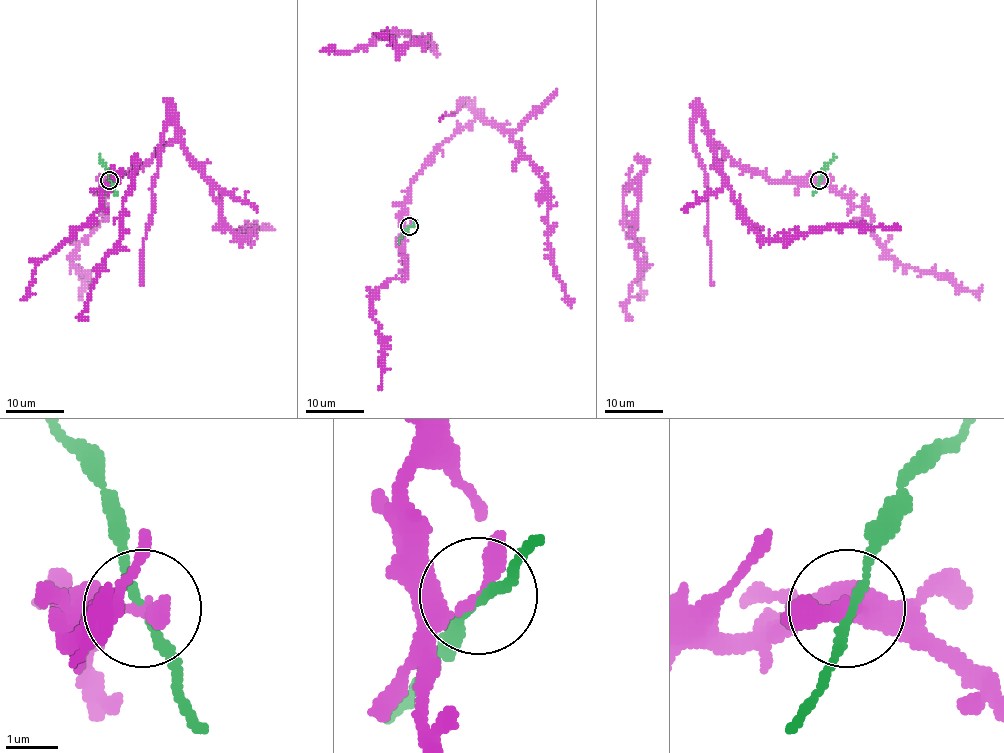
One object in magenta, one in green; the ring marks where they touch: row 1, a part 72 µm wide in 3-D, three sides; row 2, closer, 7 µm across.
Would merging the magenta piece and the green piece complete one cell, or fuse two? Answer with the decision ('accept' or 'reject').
accept

